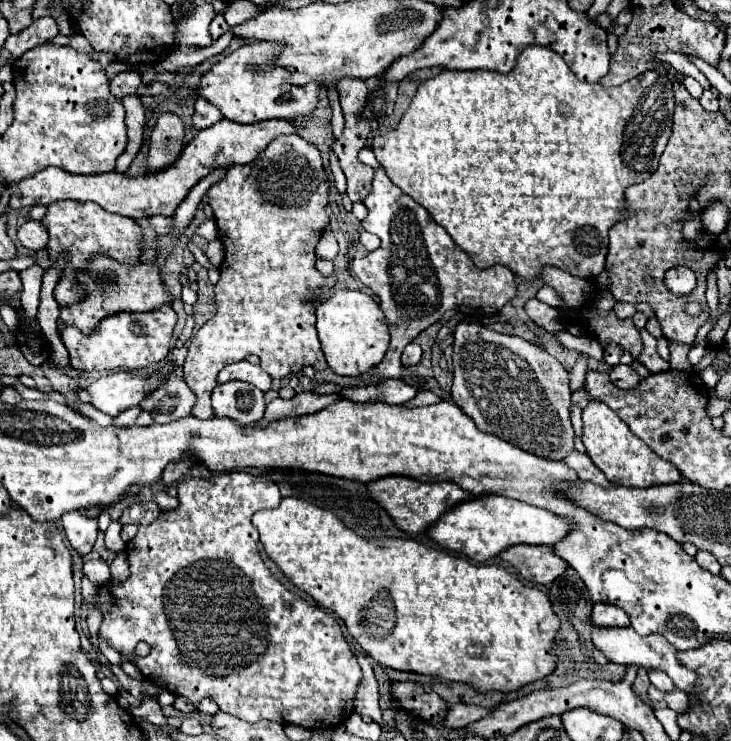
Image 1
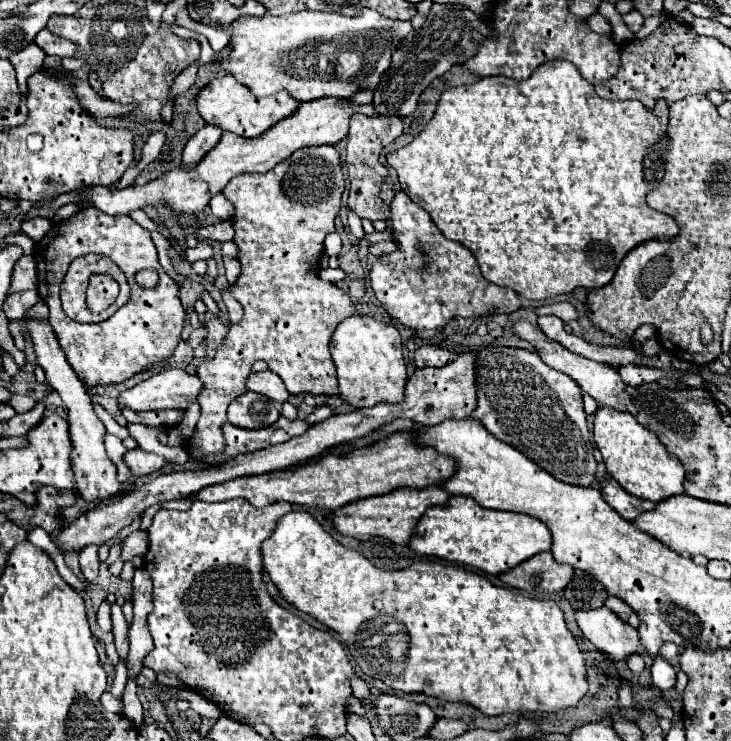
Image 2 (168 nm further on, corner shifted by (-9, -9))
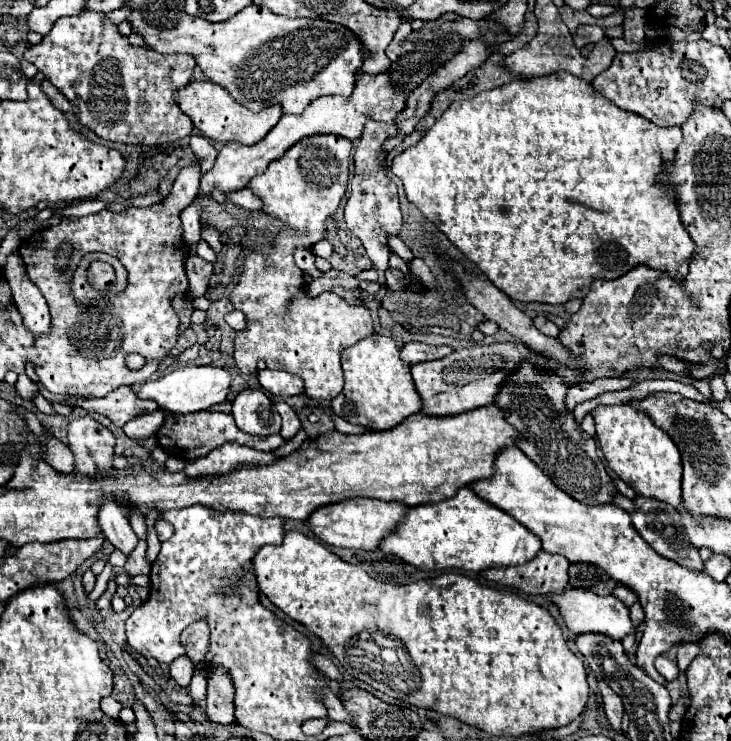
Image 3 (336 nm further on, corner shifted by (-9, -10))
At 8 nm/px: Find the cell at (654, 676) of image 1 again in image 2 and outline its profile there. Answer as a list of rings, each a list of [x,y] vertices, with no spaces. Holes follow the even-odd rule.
[[[654,657],[654,663],[652,663],[652,683],[660,691],[672,689],[674,683],[676,683],[676,669],[670,663],[664,663],[664,659]]]

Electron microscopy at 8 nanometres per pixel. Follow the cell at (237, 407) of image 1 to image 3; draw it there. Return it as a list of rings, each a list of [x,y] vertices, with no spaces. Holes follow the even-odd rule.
[[[244,390],[232,404],[232,416],[242,432],[268,436],[280,432],[280,414],[262,390]]]

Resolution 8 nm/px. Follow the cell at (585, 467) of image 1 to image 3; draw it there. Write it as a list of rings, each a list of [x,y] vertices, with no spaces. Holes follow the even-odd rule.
[[[636,496],[632,502],[636,506],[636,510],[630,514],[634,528],[660,556],[674,560],[690,570],[704,568],[704,562],[698,556],[698,550],[692,548],[692,544],[688,544],[688,538],[684,536],[684,526],[680,524],[680,512],[676,508],[672,508],[660,500],[654,500],[654,498],[644,498],[644,496]]]

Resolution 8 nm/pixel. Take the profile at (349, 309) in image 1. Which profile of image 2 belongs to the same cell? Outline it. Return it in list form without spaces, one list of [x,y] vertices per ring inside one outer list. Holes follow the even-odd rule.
[[[358,315],[344,319],[330,341],[332,359],[338,369],[340,399],[354,409],[374,407],[376,403],[400,403],[406,387],[406,363],[402,357],[402,339],[394,325]]]

